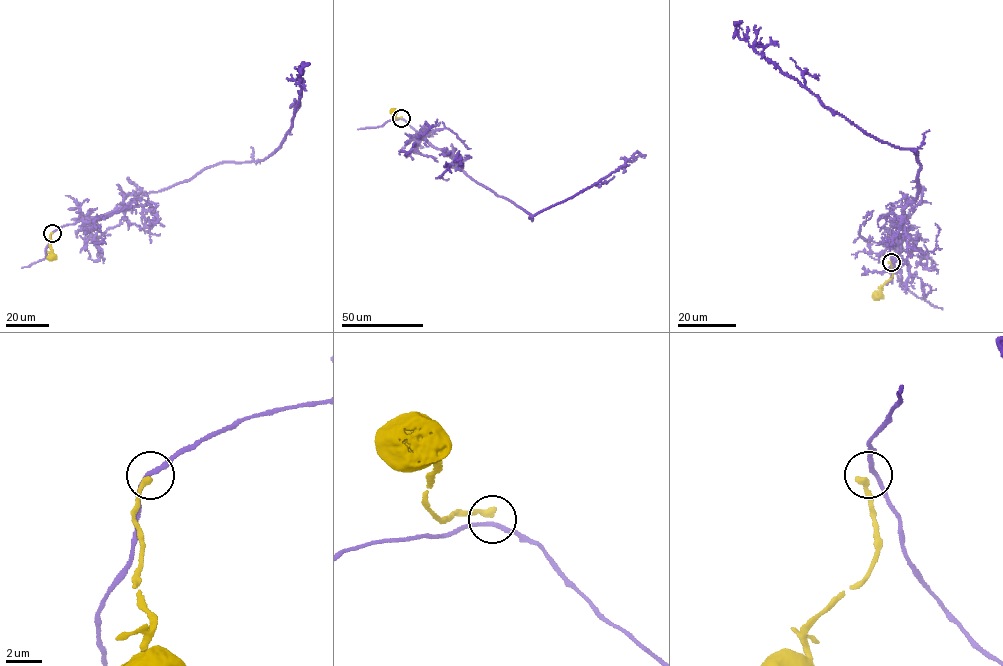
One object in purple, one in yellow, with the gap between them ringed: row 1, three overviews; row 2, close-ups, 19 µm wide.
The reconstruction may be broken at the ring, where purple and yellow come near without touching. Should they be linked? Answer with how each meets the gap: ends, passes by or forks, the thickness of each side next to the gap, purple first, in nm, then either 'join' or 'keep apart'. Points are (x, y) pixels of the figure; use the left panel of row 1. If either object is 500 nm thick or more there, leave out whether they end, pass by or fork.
purple passes by | yellow ends | 240/360 nm | keep apart

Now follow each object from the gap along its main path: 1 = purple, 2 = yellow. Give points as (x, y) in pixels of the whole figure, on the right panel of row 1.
1: (891, 261), (903, 232), (903, 209), (916, 197), (917, 153), (864, 132), (822, 104), (739, 39), (739, 23)
2: (890, 262), (892, 277), (880, 288), (878, 296)

